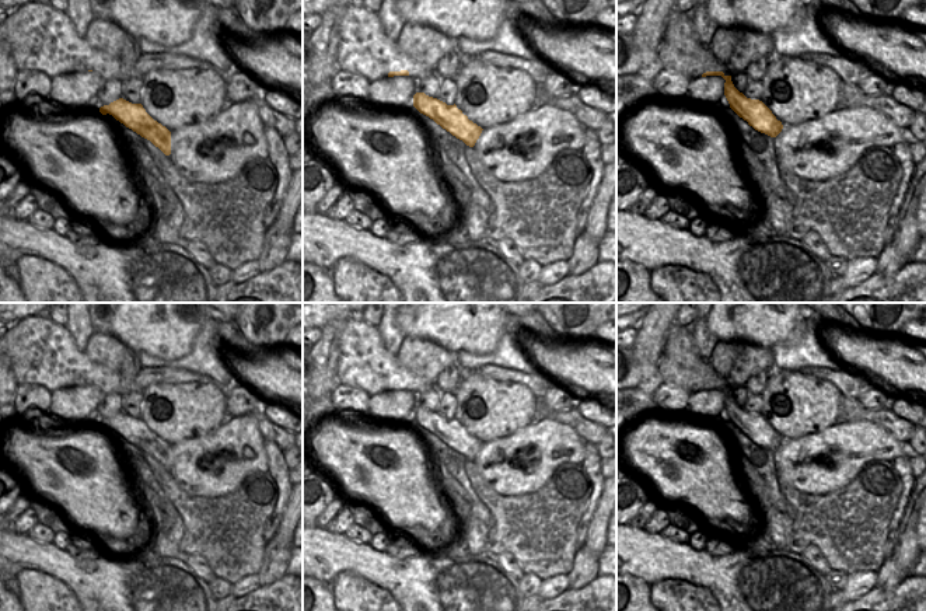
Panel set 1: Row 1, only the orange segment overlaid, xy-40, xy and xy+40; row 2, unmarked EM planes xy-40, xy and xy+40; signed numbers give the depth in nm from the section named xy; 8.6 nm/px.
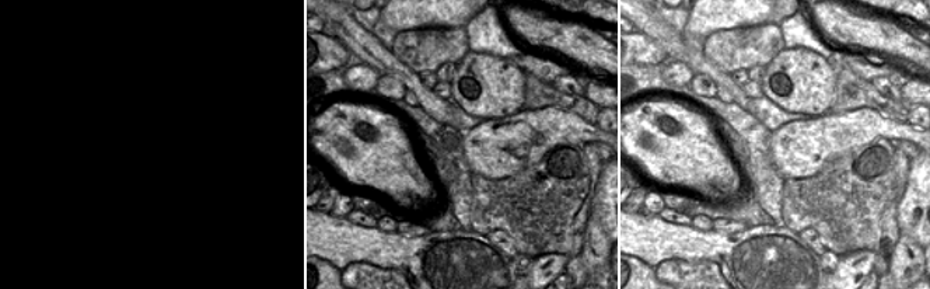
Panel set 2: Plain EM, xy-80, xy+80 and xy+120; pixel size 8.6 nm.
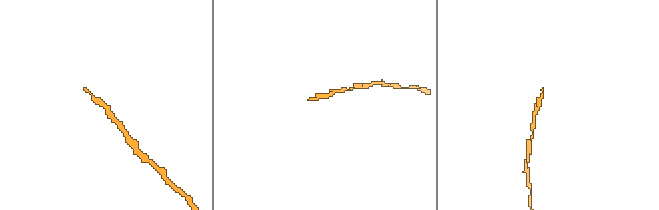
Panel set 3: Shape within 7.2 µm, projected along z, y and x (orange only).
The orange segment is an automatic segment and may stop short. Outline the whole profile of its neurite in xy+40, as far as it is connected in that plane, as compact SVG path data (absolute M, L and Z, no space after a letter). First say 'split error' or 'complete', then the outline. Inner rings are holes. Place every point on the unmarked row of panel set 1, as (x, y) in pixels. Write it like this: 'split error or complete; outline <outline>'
complete; outline M706 385L702 388L702 391L706 390L721 390L726 394L724 409L730 422L755 444L770 451L776 451L782 446L783 439L776 433L772 425L762 415L747 412L740 406L734 401L731 390L726 390L723 385Z

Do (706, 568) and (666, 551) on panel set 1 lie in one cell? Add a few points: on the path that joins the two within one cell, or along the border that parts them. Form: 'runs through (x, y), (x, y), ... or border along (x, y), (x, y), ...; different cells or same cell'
runs through (696, 568), (675, 559); same cell

